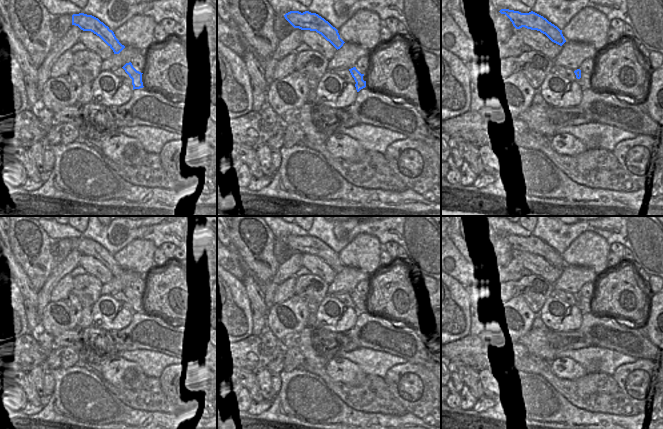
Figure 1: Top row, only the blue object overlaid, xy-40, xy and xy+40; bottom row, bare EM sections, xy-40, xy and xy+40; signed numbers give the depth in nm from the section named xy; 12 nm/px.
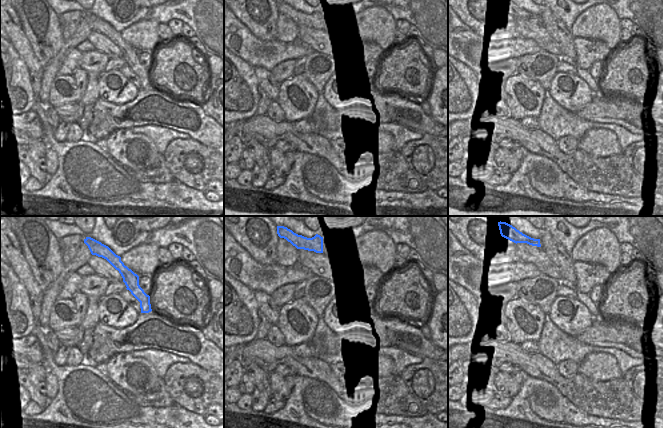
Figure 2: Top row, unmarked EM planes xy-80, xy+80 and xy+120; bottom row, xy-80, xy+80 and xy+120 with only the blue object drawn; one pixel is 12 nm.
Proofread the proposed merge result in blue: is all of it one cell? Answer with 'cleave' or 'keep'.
cleave

